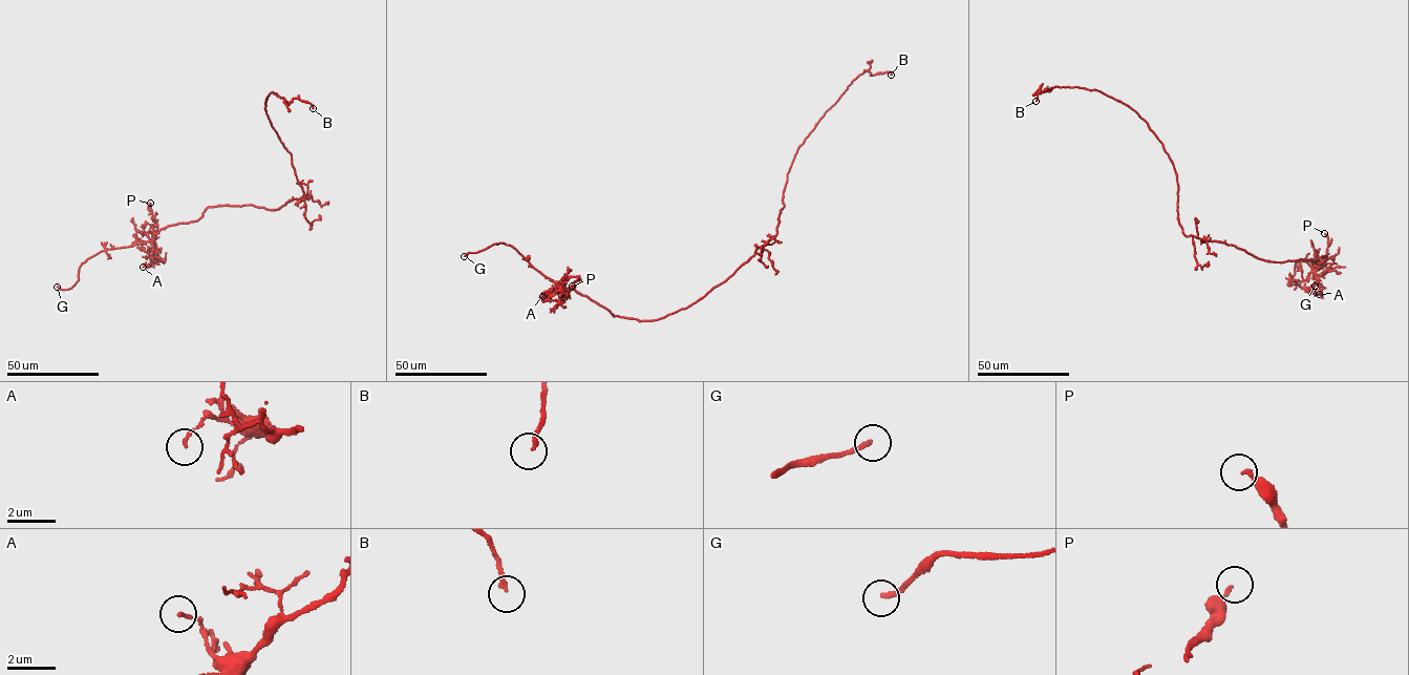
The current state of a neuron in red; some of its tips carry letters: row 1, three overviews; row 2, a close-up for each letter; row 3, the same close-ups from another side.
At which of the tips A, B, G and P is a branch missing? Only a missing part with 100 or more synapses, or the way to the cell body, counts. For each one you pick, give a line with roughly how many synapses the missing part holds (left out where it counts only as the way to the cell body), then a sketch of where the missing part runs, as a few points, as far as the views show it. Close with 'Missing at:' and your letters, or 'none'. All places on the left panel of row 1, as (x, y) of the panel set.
G: (57, 287), (43, 281)
Missing at: G

